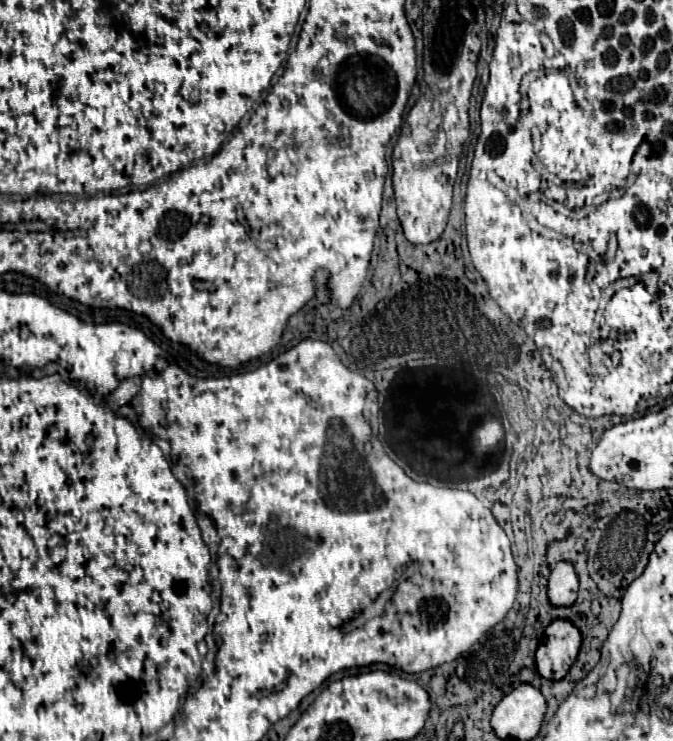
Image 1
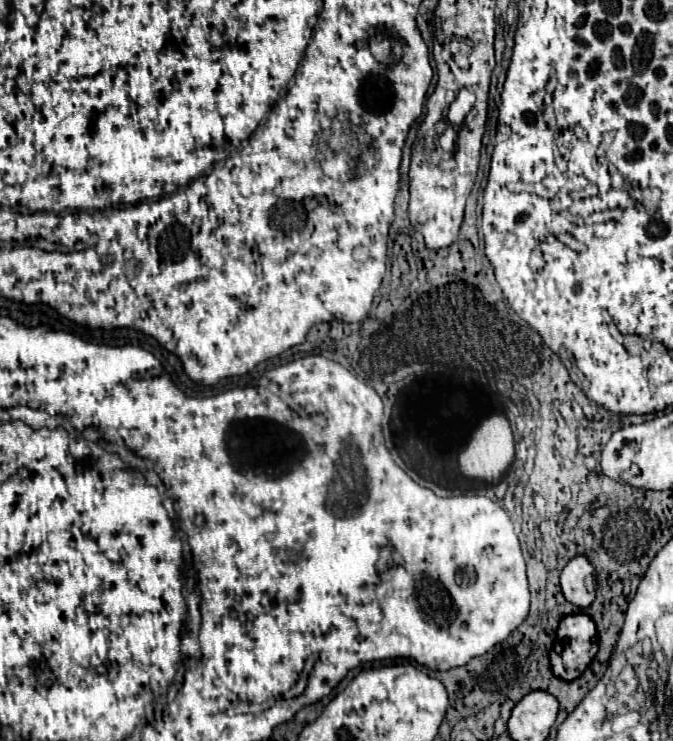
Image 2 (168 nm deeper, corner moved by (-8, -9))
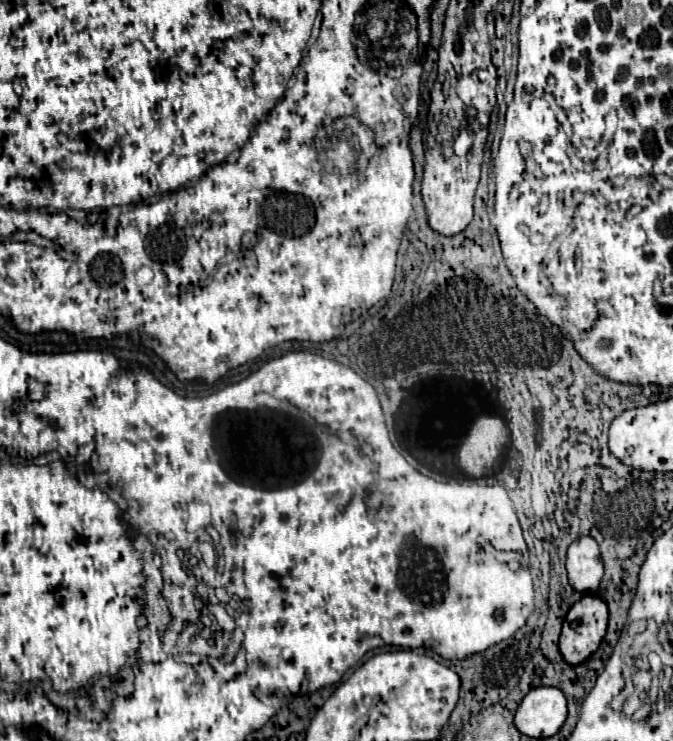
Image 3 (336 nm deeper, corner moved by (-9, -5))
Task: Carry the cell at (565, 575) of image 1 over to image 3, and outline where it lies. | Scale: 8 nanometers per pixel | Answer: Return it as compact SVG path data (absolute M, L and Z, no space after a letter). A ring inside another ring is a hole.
M582 536L568 548L568 582L580 594L596 594L602 580L602 560L594 538Z

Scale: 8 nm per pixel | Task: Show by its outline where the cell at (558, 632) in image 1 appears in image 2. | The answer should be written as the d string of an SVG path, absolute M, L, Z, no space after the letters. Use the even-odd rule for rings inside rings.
M569 614L561 620L557 636L567 638L563 652L551 652L553 674L563 680L575 680L597 654L597 628L587 614Z

